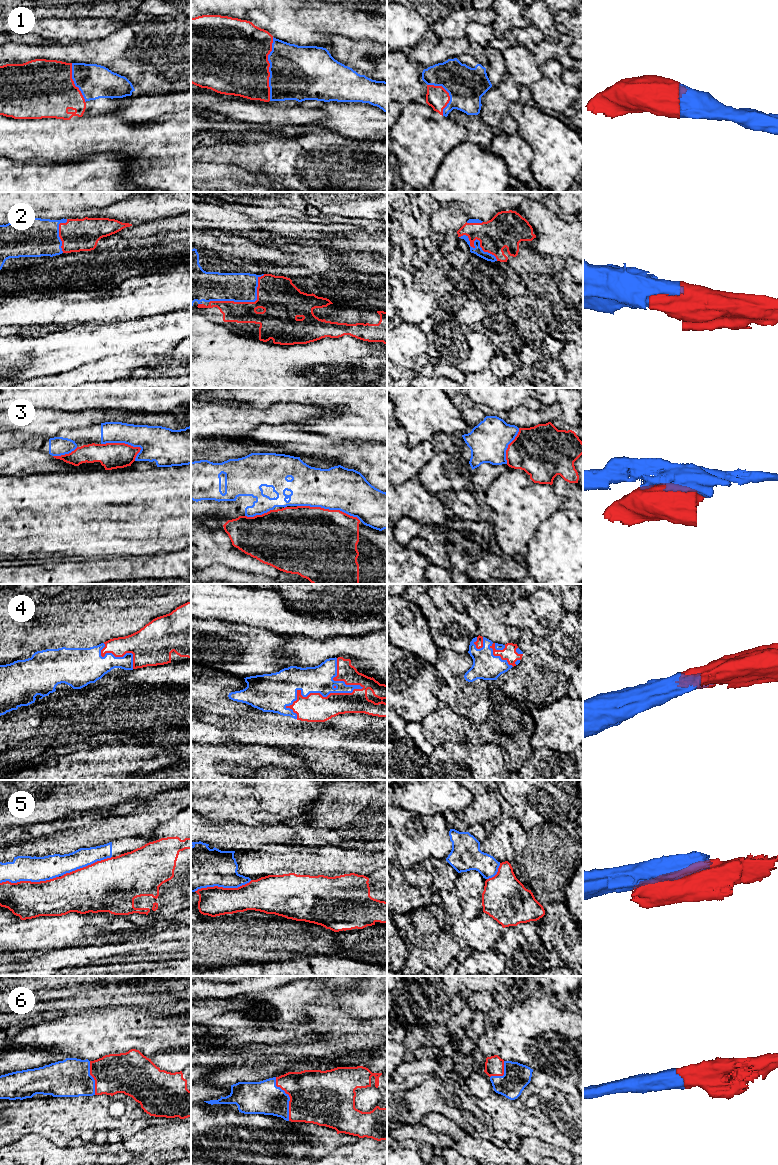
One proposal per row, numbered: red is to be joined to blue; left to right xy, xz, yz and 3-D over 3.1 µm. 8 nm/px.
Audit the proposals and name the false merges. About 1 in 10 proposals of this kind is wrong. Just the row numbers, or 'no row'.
3, 5

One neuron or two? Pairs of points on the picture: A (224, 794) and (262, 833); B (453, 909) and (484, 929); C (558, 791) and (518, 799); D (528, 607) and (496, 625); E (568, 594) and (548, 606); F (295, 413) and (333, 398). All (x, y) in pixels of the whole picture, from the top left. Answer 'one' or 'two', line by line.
A: two
B: one
C: one
D: two
E: two
F: two

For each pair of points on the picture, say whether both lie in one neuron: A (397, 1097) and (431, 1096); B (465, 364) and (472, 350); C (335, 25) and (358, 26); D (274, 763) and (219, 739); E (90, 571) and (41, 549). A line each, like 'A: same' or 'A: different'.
A: same
B: same
C: same
D: different
E: different

